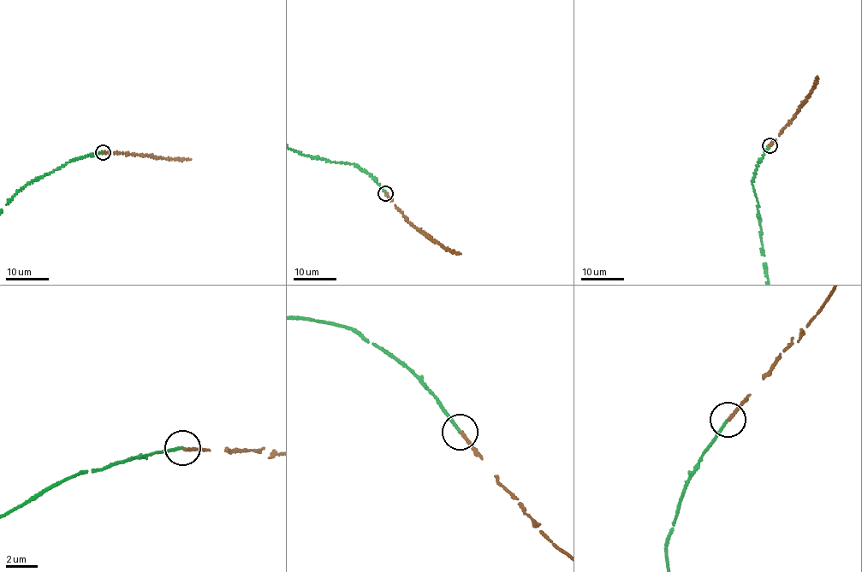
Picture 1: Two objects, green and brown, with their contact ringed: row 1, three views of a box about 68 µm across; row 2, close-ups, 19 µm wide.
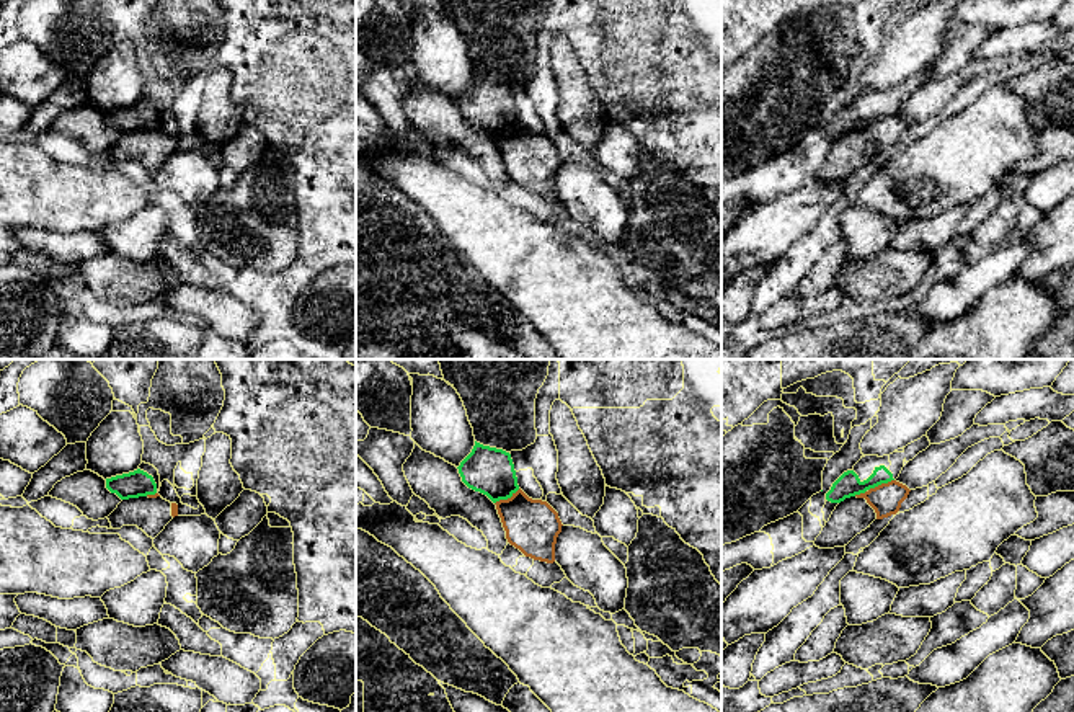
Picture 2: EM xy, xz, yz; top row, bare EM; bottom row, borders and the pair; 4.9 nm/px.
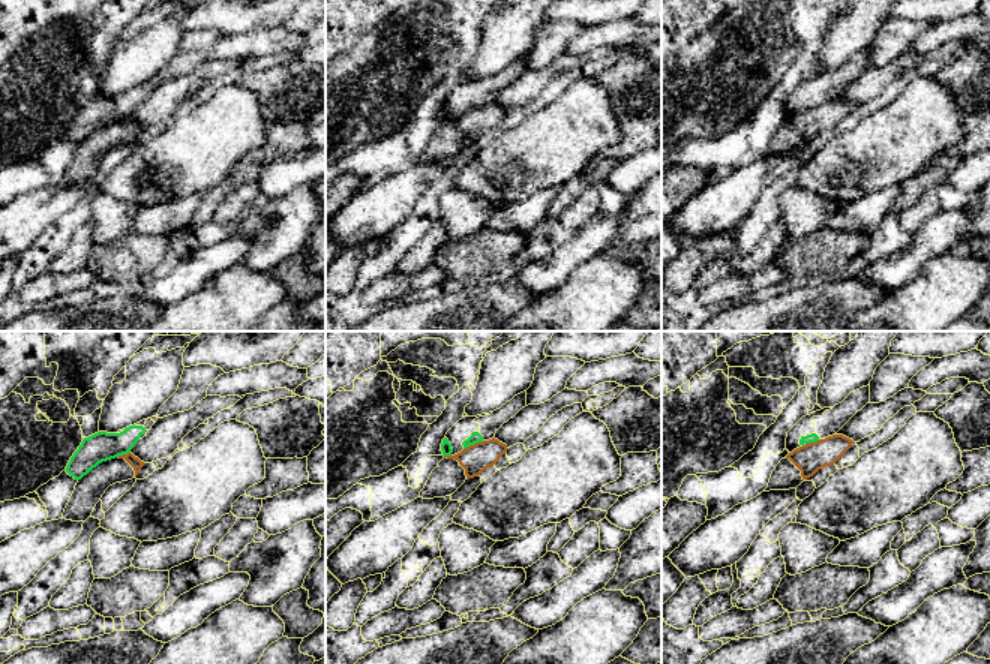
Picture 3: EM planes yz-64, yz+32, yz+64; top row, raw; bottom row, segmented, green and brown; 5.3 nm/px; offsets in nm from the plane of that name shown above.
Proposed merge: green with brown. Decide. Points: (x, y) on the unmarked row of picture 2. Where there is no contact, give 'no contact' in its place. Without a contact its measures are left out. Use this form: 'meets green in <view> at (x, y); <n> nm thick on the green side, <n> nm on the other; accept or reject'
meets green in xz at (506, 133); 240 nm thick on the green side, 260 nm on the other; reject

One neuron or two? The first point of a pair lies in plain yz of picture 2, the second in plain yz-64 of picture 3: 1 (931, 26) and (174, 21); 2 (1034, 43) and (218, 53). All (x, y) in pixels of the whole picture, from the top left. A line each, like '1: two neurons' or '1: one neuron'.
1: one neuron
2: one neuron

